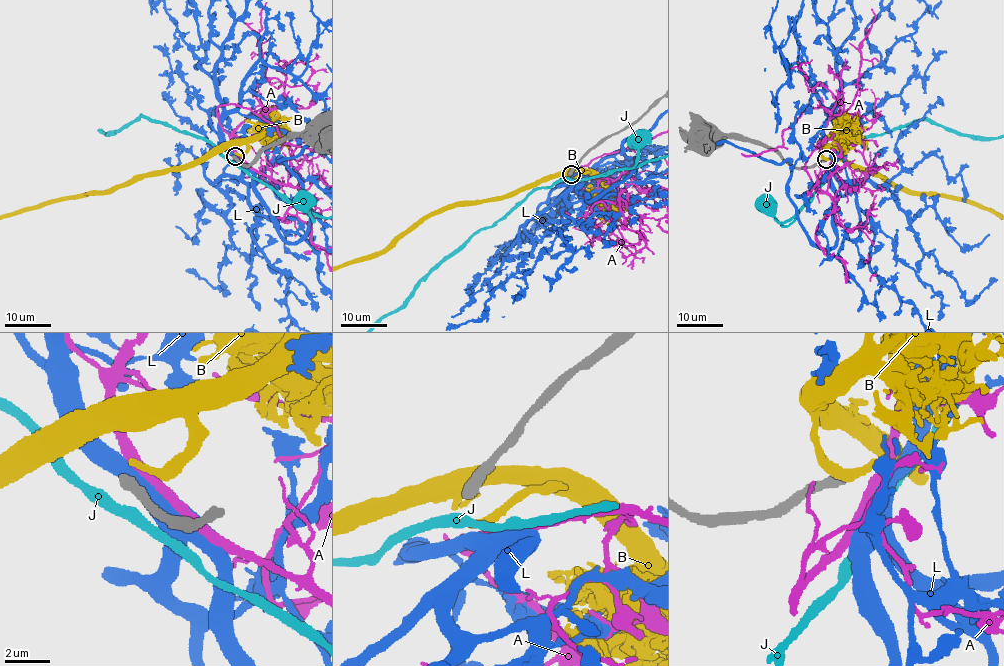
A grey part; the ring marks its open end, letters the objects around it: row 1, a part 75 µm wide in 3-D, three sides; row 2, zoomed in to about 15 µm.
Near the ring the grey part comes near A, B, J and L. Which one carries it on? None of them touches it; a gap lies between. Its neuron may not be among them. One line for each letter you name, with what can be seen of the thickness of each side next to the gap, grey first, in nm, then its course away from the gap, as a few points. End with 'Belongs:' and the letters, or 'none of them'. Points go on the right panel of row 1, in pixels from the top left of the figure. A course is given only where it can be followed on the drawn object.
B: calibres 480 and 340 nm
Belongs: B

